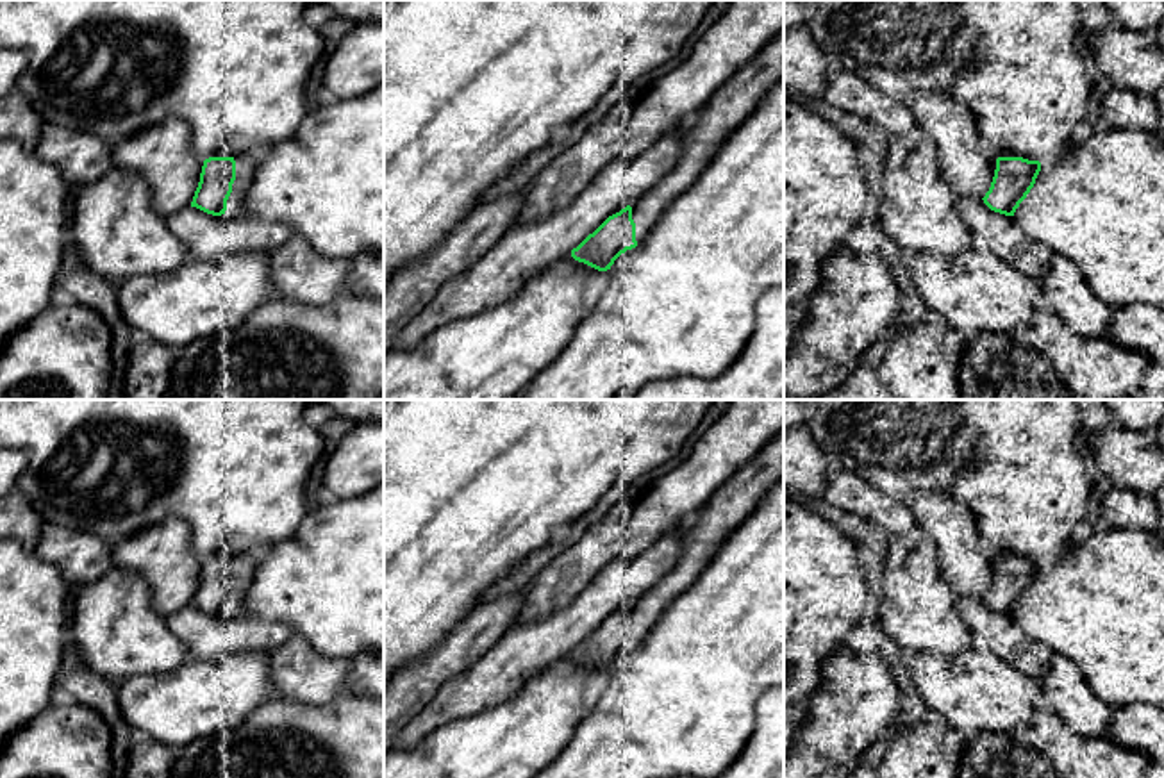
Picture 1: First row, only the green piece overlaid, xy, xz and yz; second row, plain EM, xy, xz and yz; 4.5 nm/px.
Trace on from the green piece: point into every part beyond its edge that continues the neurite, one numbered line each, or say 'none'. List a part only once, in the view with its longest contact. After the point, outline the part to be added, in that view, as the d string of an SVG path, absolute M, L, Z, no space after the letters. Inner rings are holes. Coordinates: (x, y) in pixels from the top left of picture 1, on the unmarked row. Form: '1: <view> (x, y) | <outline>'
1: xy (245, 566) | M250 553L236 555L234 560L236 560L236 580L232 584L232 592L227 600L227 610L225 610L229 617L243 616L245 598L255 578L255 569L257 569L257 562Z

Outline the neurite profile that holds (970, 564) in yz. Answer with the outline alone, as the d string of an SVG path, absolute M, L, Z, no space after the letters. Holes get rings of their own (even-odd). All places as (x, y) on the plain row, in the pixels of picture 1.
M919 494L909 505L918 532L925 532L941 550L944 573L959 598L982 600L991 587L996 557L973 509L944 494Z

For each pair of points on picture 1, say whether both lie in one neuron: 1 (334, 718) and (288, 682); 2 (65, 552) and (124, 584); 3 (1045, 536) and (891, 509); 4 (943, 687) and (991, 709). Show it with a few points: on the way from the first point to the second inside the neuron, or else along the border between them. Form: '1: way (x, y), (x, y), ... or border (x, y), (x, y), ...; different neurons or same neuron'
1: border (343, 695), (325, 703), (300, 703), (277, 696); different neurons
2: border (115, 568), (91, 582), (81, 584), (74, 591); different neurons
3: border (872, 480), (891, 496), (907, 504); different neurons
4: way (956, 687), (973, 691), (979, 696); same neuron

